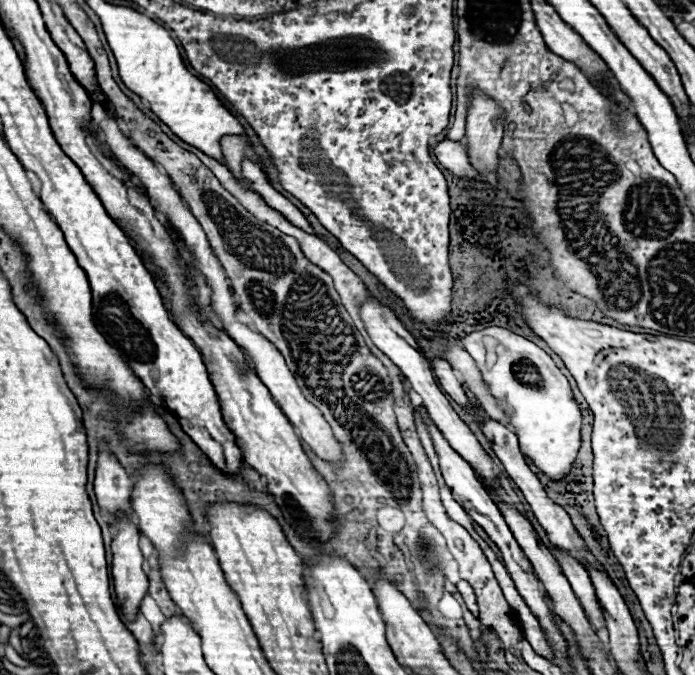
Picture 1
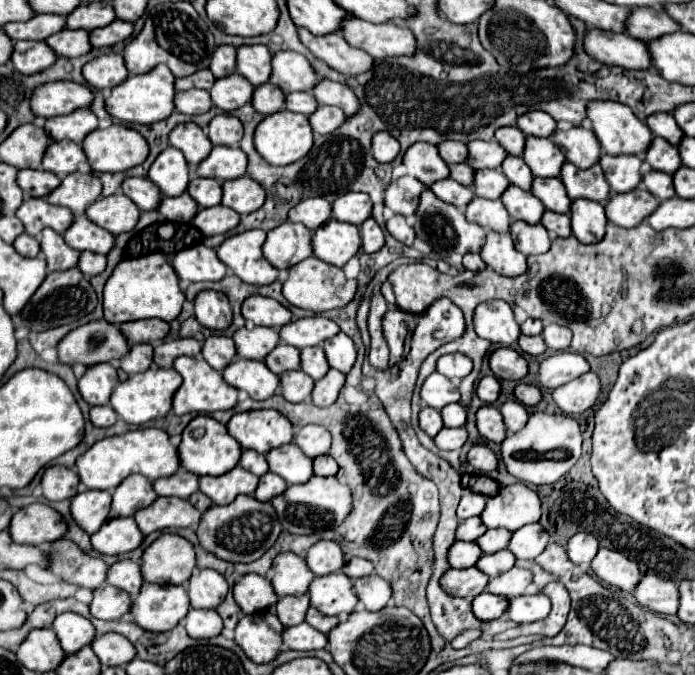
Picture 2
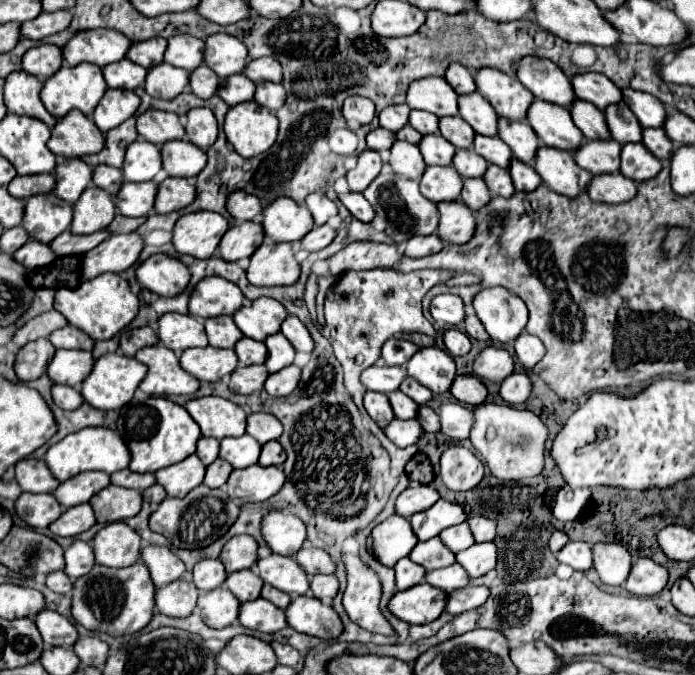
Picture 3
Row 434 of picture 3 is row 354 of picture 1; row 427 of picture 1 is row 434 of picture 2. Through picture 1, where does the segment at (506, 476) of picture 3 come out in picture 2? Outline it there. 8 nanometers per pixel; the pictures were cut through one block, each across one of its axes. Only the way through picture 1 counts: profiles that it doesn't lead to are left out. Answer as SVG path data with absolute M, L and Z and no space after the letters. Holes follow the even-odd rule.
M532 412L528 424L508 434L500 444L500 454L506 470L526 484L554 484L560 476L564 476L580 458L582 452L582 434L580 426L572 416L566 414L548 414L548 412Z

